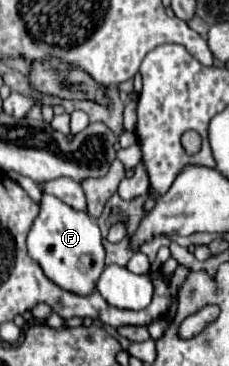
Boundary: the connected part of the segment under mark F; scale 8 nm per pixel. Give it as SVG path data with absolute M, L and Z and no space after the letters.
M48 193L42 195L40 215L28 233L28 253L50 281L76 295L90 295L105 269L106 254L96 219L92 219L88 213L74 211L58 197Z

